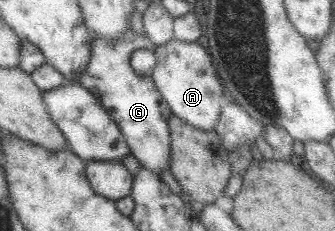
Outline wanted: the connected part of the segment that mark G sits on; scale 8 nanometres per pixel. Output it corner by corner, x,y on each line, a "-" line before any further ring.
132,29
123,30
115,39
92,37
90,58
77,82
93,94
123,134
132,154
142,167
160,176
161,170
169,168
170,135
167,120
171,115
169,106
157,91
151,75
138,75
130,66
133,50
153,51
155,44
145,35

